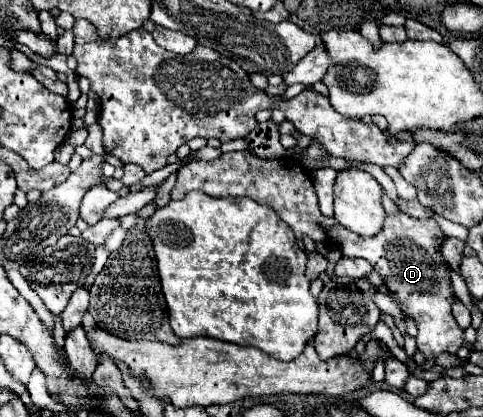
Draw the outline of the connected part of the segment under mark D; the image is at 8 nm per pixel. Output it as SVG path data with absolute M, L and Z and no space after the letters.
M249 151L223 153L213 161L191 161L183 165L177 171L177 183L171 189L171 199L183 199L193 189L213 197L251 197L257 203L271 207L293 229L297 239L311 237L313 241L337 247L341 255L349 259L367 259L385 279L387 289L405 303L401 311L417 321L417 347L425 359L435 359L443 351L457 353L457 349L463 345L463 331L451 315L451 301L455 295L449 285L449 271L435 255L435 245L443 243L445 239L435 219L415 219L405 213L397 213L397 217L387 217L387 225L375 237L355 235L339 225L335 217L325 217L319 211L311 175L303 169L297 157L261 159Z

